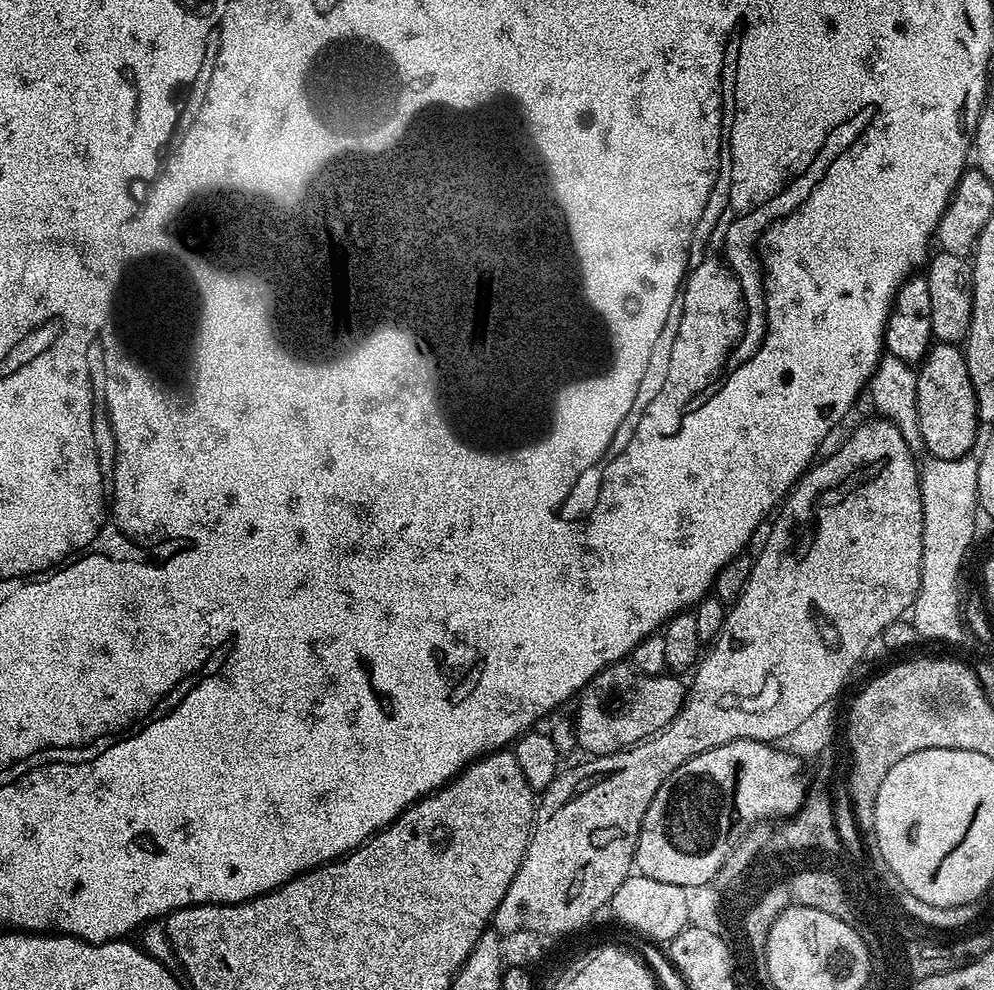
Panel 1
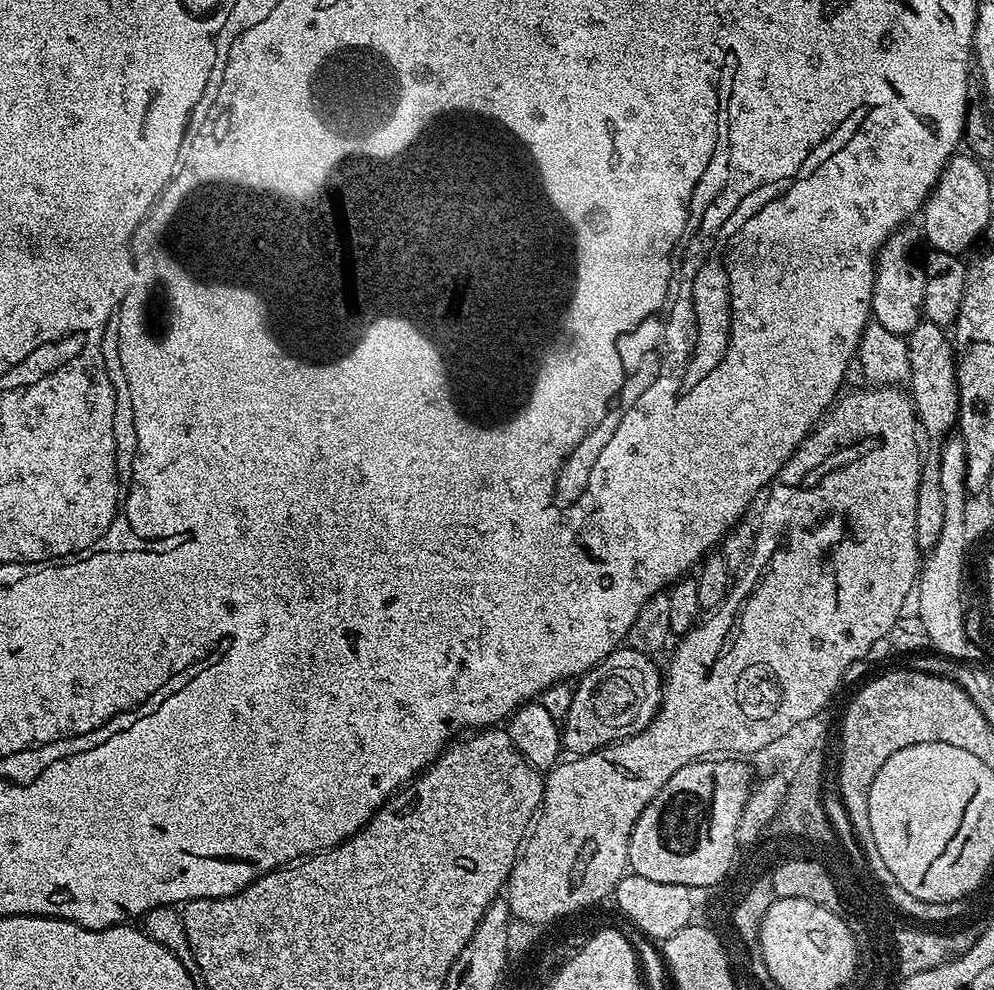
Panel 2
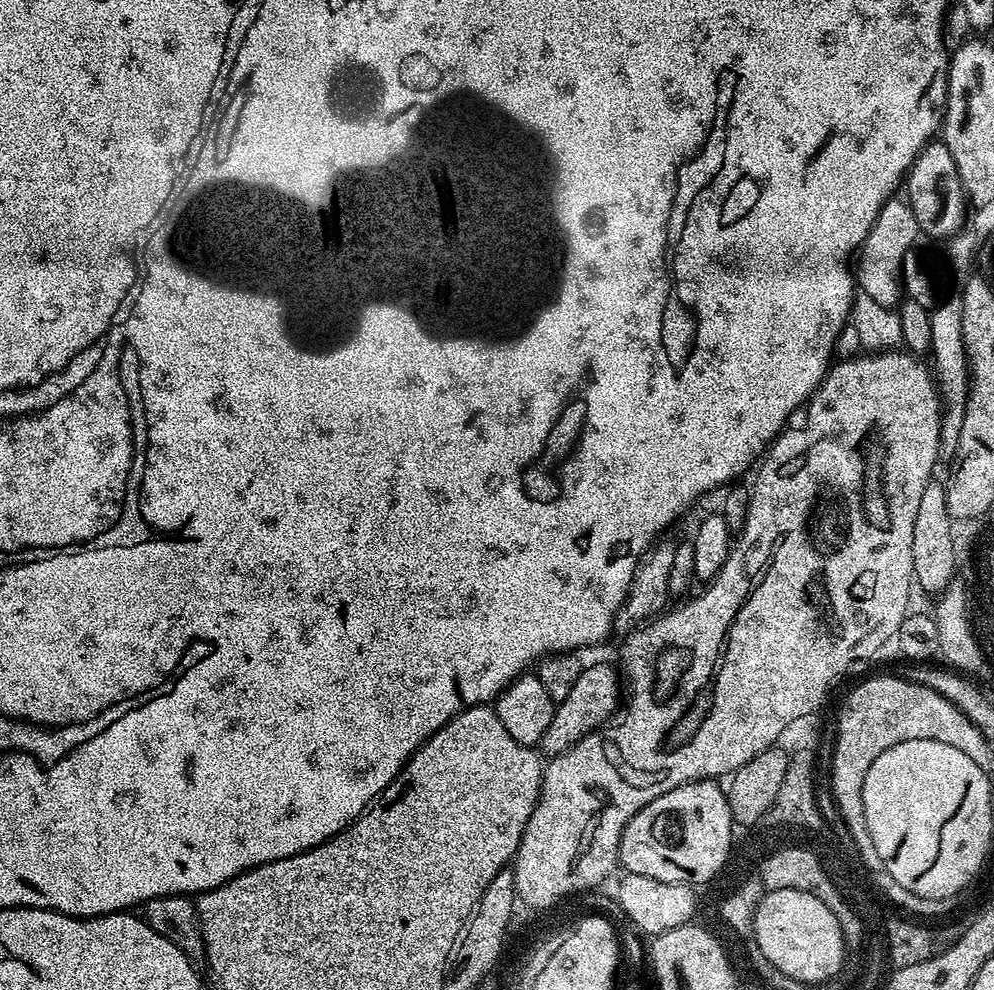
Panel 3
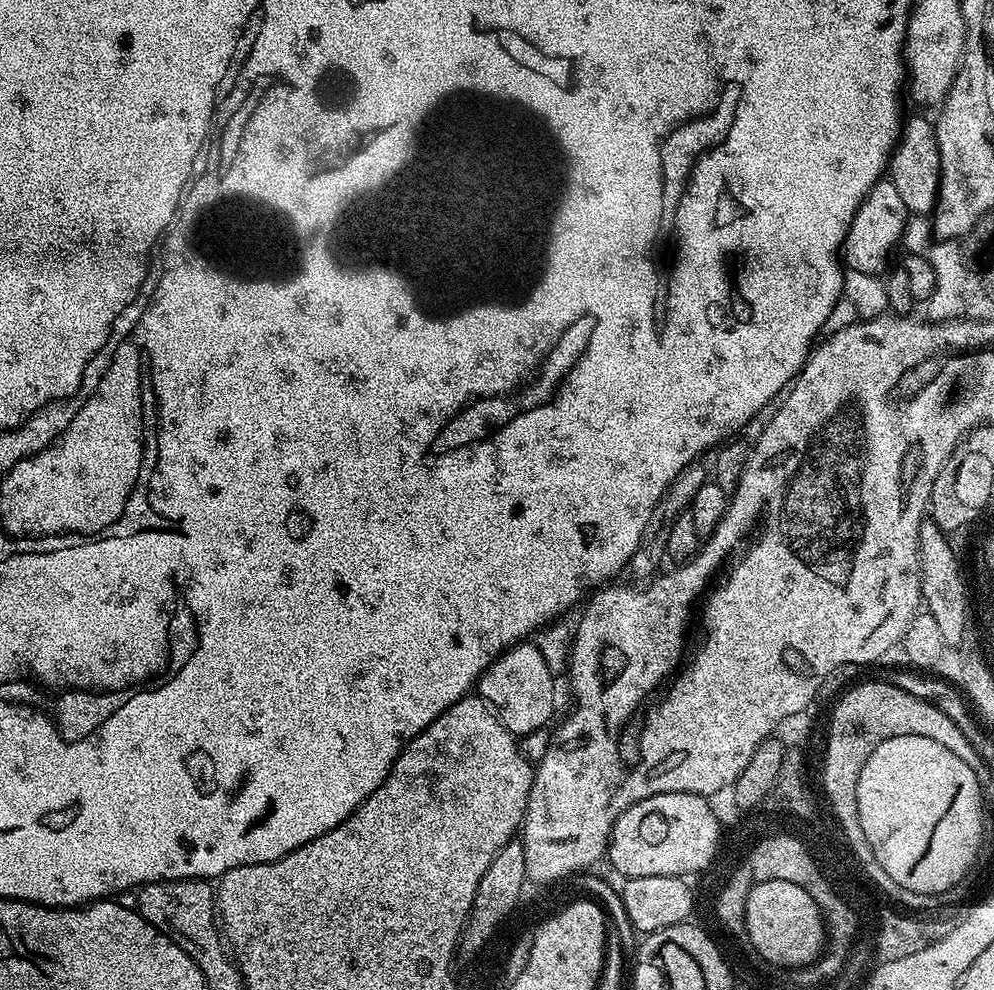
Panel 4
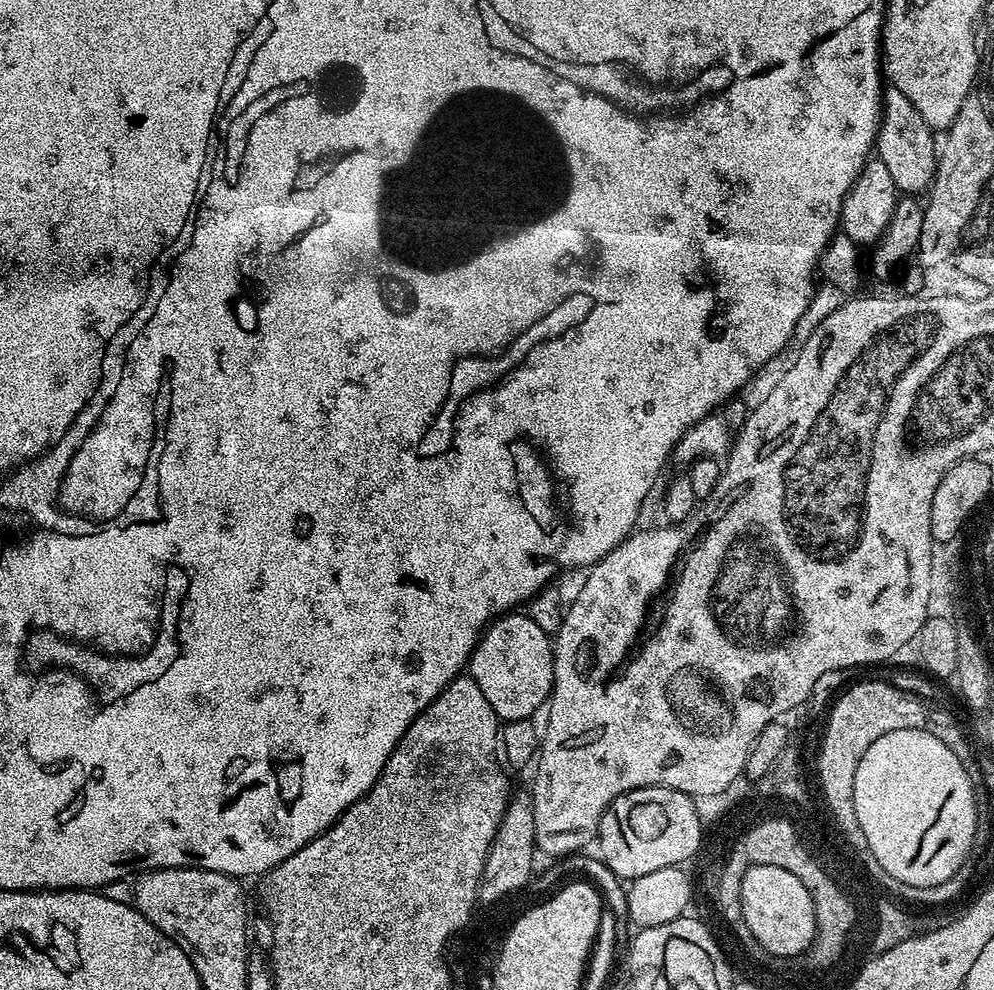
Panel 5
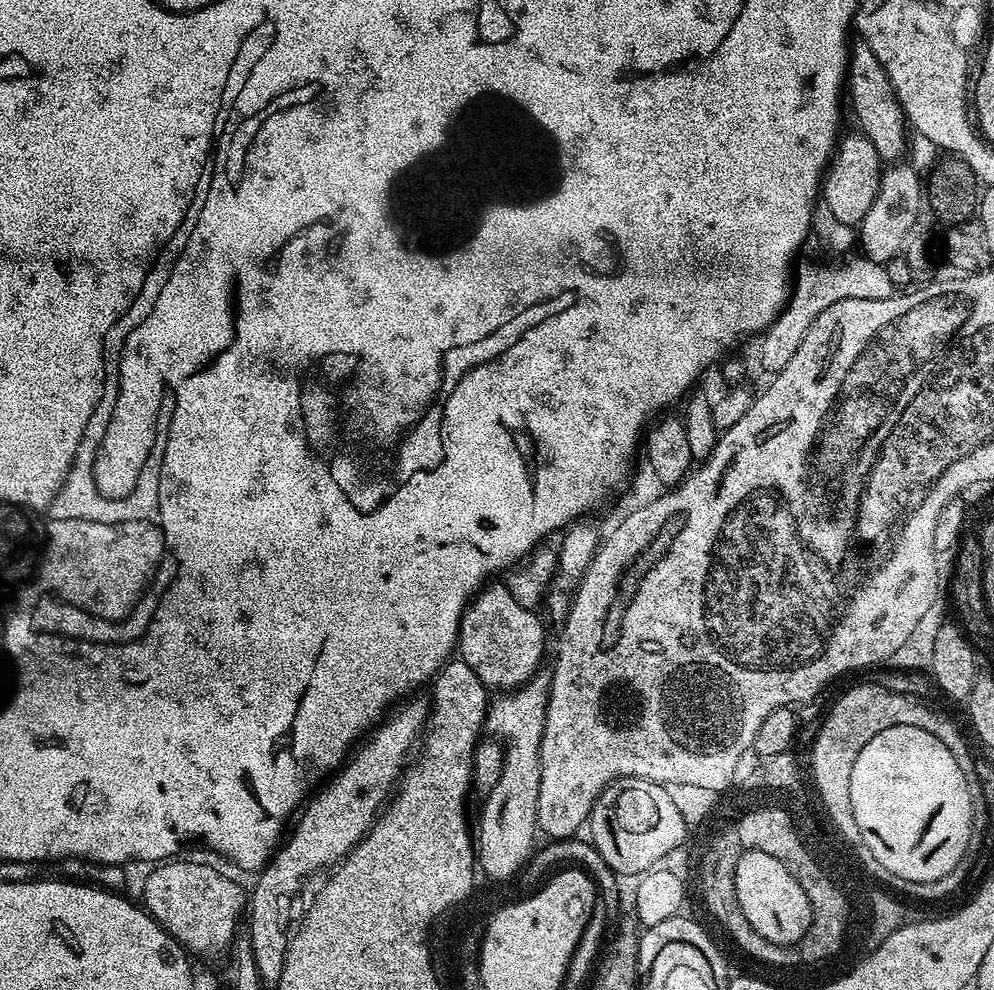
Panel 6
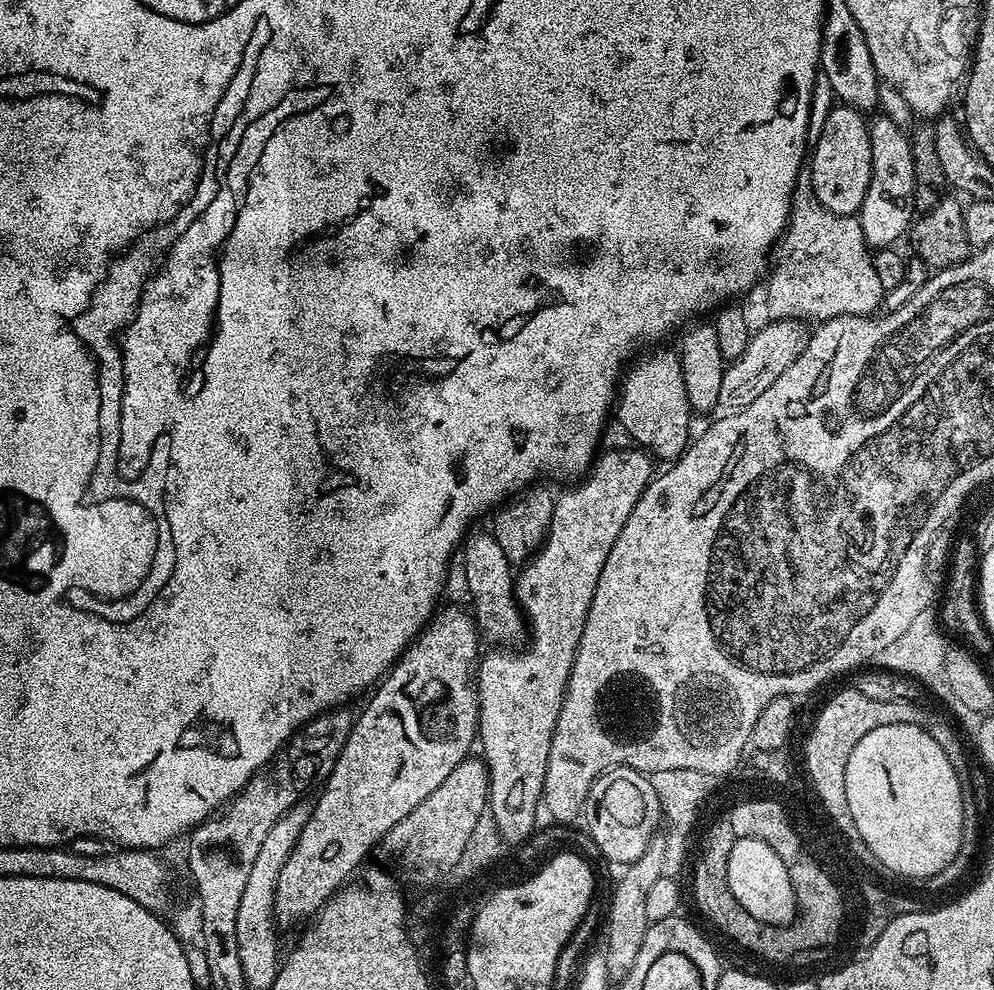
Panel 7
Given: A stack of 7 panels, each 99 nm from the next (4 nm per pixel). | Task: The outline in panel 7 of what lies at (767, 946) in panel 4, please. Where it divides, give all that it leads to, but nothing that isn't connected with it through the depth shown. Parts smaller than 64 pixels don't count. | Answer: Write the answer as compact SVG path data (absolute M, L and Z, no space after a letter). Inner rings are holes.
M742 836L736 839L728 859L728 881L734 898L738 898L742 907L754 918L758 918L758 922L787 926L795 921L798 909L790 874L782 858L778 858L778 854L774 854L766 842Z

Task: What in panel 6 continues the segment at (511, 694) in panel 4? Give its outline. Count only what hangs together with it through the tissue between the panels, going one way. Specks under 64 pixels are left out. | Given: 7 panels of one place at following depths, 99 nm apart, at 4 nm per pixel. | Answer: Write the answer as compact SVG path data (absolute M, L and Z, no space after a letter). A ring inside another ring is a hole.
M492 582L487 585L483 590L476 593L472 597L472 603L464 609L464 617L460 619L460 639L458 641L458 656L459 659L466 662L466 666L470 666L470 670L474 670L474 674L478 674L478 678L484 684L484 687L489 690L495 690L497 693L503 694L505 692L511 692L520 688L523 684L528 683L537 672L541 671L542 664L540 659L544 656L544 624L539 620L537 613L526 606L522 606L521 603L516 602L512 594L508 592L508 588L504 582Z

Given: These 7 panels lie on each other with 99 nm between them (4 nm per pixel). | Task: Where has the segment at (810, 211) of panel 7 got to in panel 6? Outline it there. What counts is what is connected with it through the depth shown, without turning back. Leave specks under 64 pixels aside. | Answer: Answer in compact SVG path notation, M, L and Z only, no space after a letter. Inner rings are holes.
M857 256L844 264L836 264L834 266L826 266L824 264L804 264L797 267L794 283L791 289L788 303L785 305L780 316L775 323L767 329L760 342L762 342L762 350L760 352L760 360L763 368L768 371L768 374L775 374L782 371L786 363L794 358L795 351L801 346L803 338L806 336L807 330L817 320L818 315L822 314L823 310L828 310L830 306L836 302L840 302L847 298L865 298L865 299L882 299L895 295L896 289L893 282L890 281L888 269L883 264L874 263L873 260L865 256Z

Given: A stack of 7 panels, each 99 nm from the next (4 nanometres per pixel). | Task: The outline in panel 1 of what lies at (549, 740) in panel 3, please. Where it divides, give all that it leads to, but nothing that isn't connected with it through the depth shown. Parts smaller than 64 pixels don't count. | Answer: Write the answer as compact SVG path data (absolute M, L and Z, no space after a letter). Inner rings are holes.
M621 662L611 664L609 668L603 668L596 677L591 680L579 693L580 705L574 708L577 745L583 747L593 757L609 756L615 752L623 752L624 749L640 744L652 736L657 736L674 717L679 714L684 705L686 684L679 675L661 674L659 676L647 676L636 671L631 663Z

